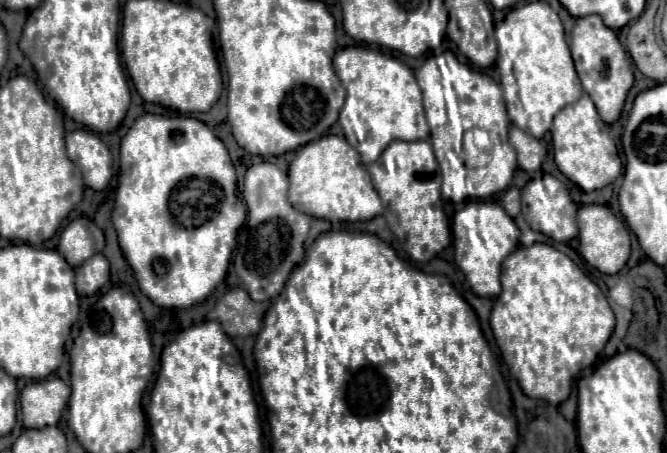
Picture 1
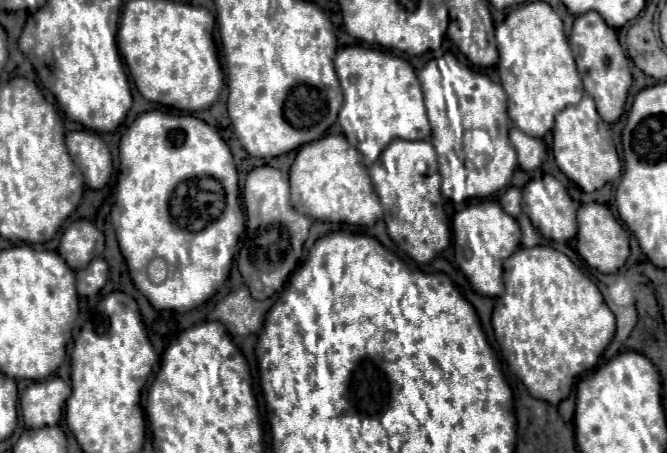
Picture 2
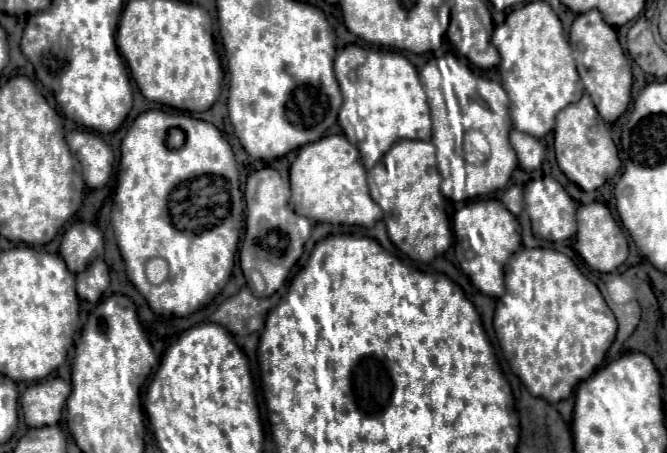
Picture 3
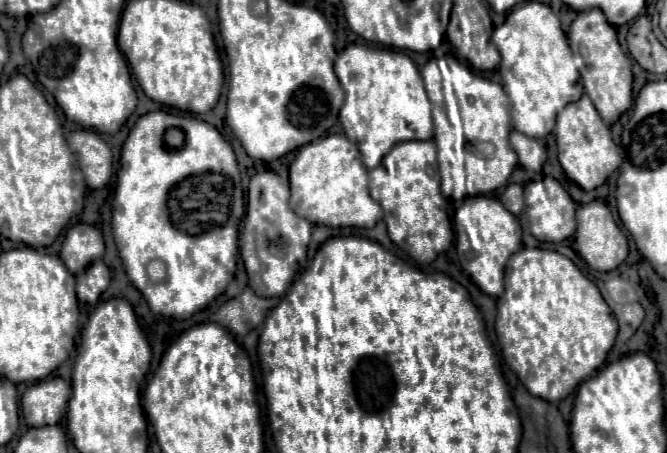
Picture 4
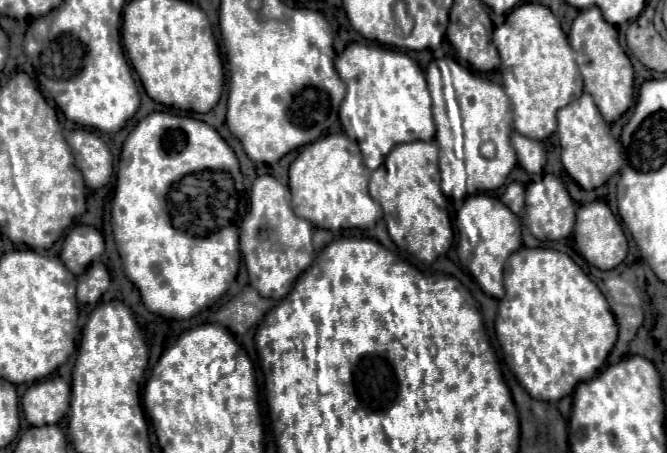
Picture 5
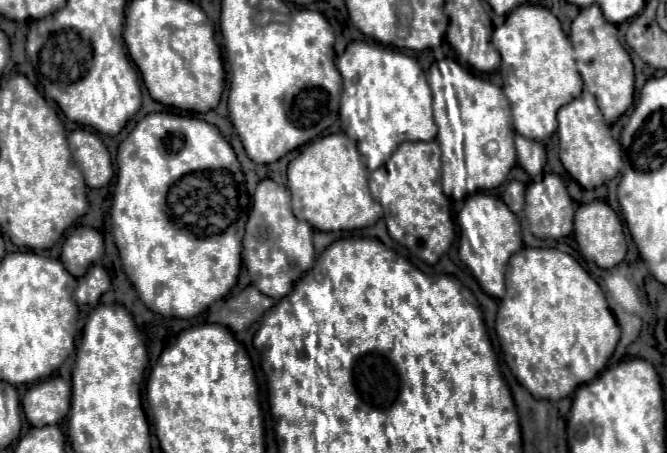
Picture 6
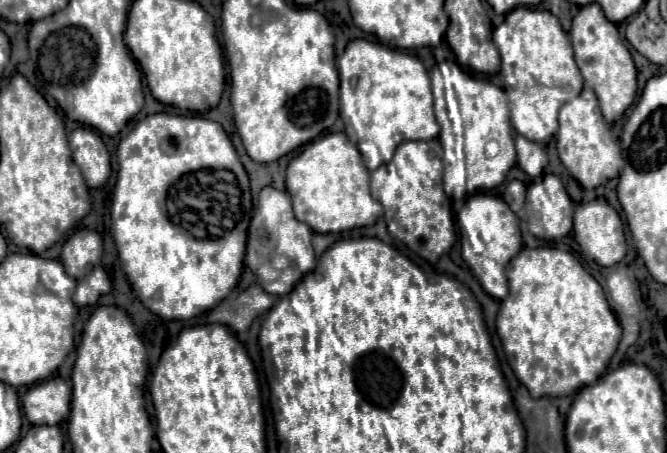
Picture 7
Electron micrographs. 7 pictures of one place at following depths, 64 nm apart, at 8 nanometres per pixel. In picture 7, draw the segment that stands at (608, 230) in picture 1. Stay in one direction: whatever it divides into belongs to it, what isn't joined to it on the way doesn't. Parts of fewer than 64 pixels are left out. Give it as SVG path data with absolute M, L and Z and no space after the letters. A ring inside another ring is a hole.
M596 198L586 204L578 204L574 212L574 238L582 248L582 254L598 262L600 266L614 266L626 256L626 238L624 238L624 224L618 212L604 200Z

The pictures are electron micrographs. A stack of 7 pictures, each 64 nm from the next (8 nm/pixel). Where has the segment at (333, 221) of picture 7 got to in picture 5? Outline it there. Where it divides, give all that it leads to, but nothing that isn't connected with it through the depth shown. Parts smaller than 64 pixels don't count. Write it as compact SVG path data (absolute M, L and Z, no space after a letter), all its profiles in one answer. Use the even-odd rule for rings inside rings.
M330 134L330 136L324 136L324 138L316 140L316 142L312 142L312 144L306 144L306 146L302 146L302 150L300 150L300 154L296 156L296 160L290 164L292 210L296 212L296 216L306 218L306 220L312 222L314 226L318 226L318 228L326 228L326 230L342 230L342 228L374 228L376 222L382 218L382 208L380 208L380 204L376 204L376 202L370 198L370 194L368 194L368 176L370 176L370 174L368 174L366 166L362 164L362 158L360 158L360 162L358 162L358 144L356 144L354 140L350 140L346 134Z

